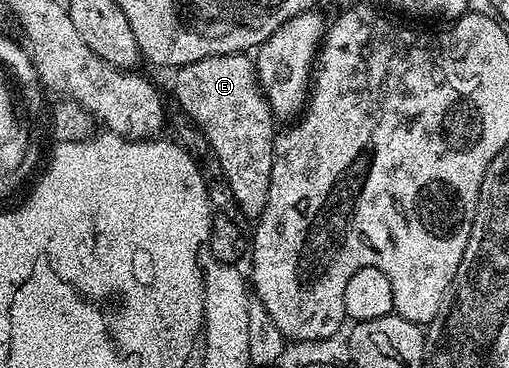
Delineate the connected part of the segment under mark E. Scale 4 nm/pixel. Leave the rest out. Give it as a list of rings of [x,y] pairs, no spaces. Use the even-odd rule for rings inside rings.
[[[244,52],[205,56],[199,62],[191,62],[176,69],[174,76],[177,76],[173,80],[173,92],[177,95],[177,104],[197,123],[198,130],[205,135],[205,140],[209,143],[222,174],[225,175],[225,184],[229,187],[234,202],[241,207],[243,215],[250,218],[261,216],[263,206],[267,206],[267,190],[271,190],[275,117],[269,108],[269,99],[257,81],[256,63]]]

